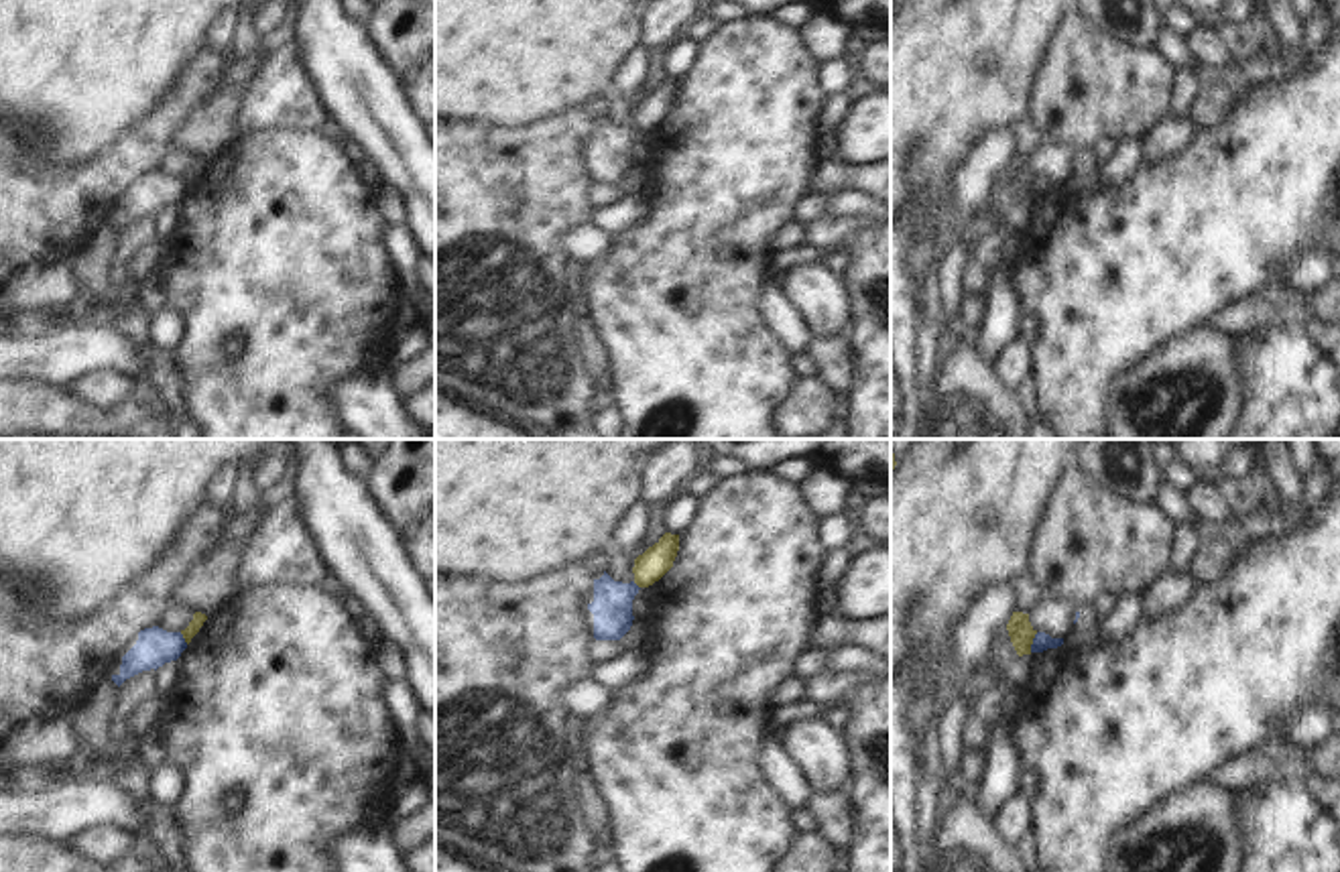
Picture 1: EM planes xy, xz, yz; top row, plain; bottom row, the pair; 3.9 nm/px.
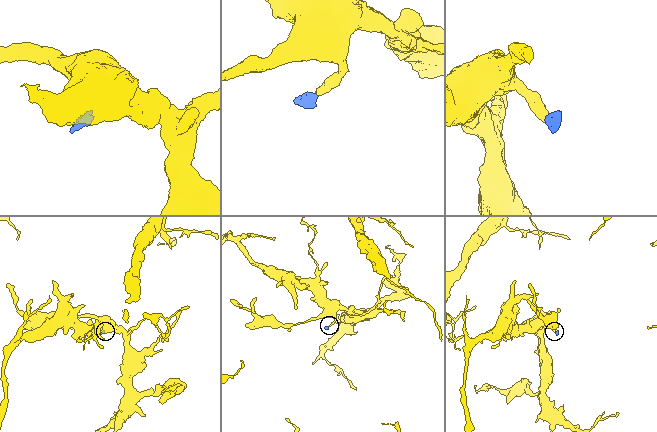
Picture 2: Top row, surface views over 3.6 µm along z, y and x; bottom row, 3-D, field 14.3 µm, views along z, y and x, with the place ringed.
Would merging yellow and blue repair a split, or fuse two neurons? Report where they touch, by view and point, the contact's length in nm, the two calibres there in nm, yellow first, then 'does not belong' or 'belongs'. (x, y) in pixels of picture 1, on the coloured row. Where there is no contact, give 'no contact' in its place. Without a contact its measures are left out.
meets yellow in yz at (1031, 643); contact 90 nm long; 100 nm thick on the yellow side, 70 nm on the other; does not belong

